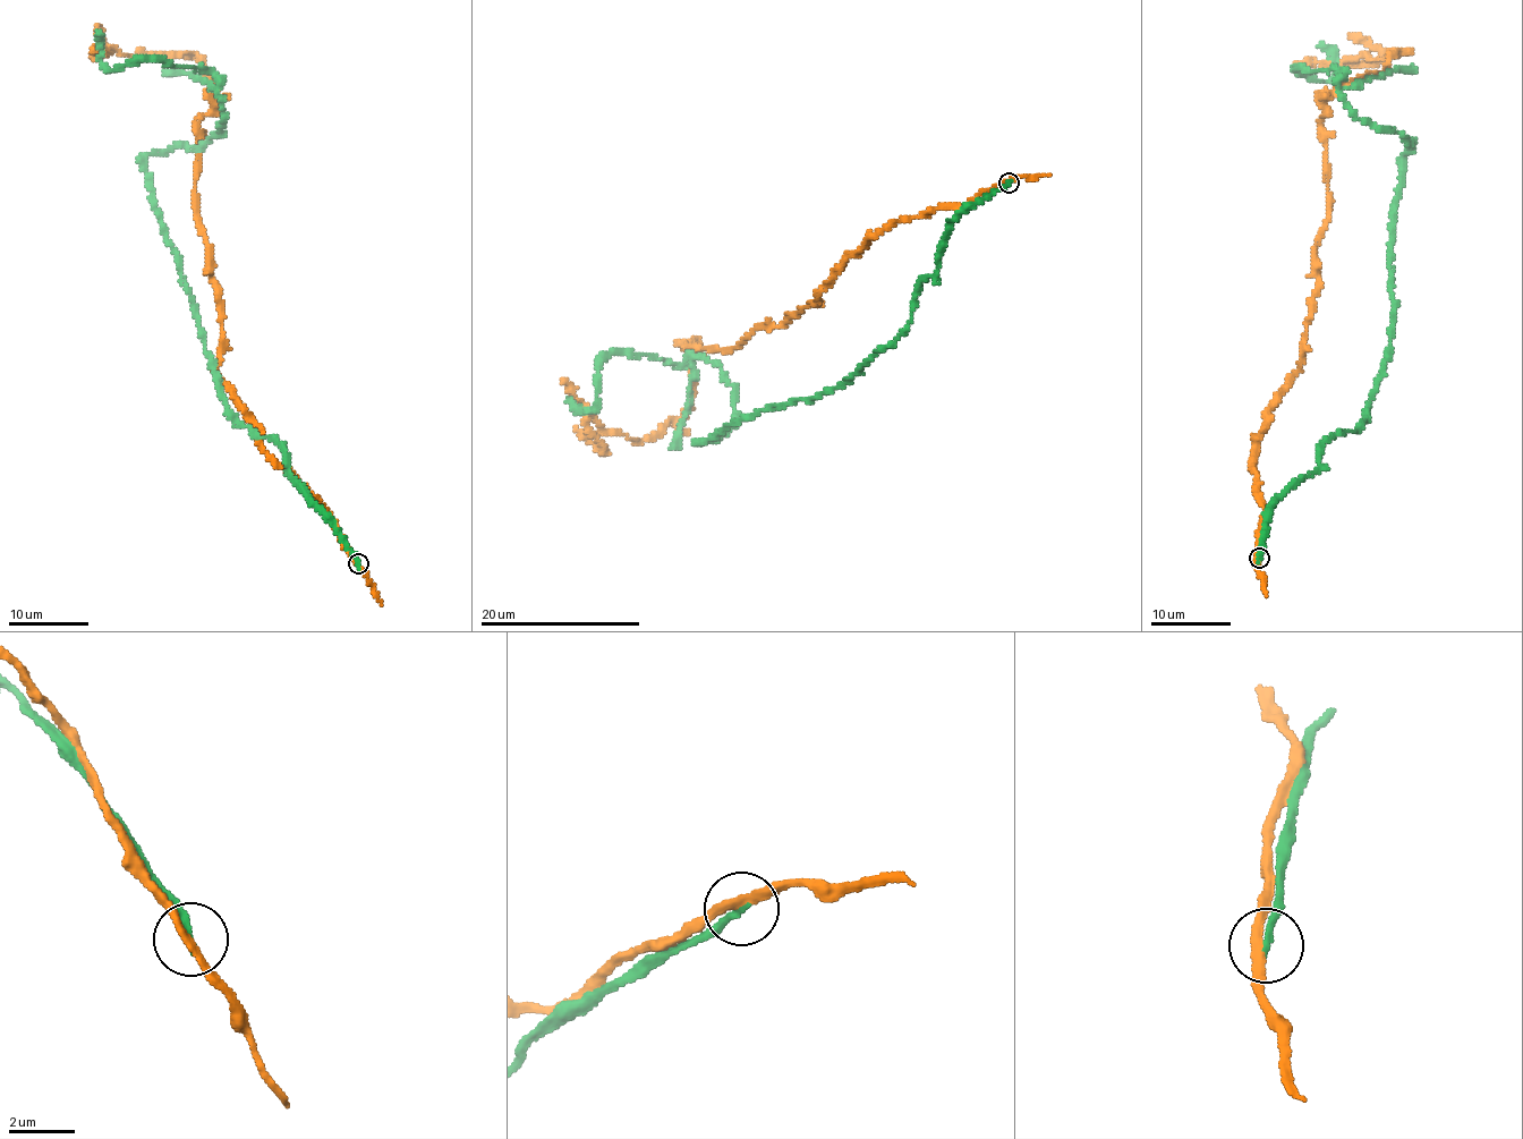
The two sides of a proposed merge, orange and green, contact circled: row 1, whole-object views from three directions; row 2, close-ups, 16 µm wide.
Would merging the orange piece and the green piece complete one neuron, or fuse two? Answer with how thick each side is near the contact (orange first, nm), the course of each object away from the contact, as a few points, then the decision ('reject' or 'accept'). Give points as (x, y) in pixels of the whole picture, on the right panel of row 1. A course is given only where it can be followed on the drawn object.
240 nm thick on the orange side, 220 nm on the other; orange runs (1259, 558), (1251, 468), (1300, 368), (1329, 212), (1321, 99), (1394, 53), (1337, 64), (1381, 57), (1347, 35); green runs (1259, 558), (1276, 500), (1367, 415), (1413, 151), (1347, 108), (1342, 69), (1294, 68), (1334, 75), (1320, 43); reject

